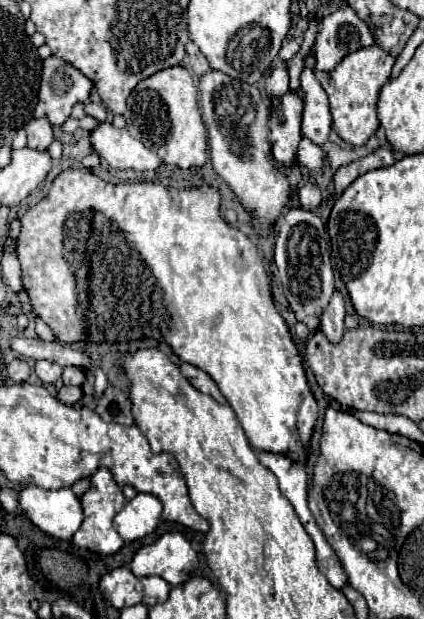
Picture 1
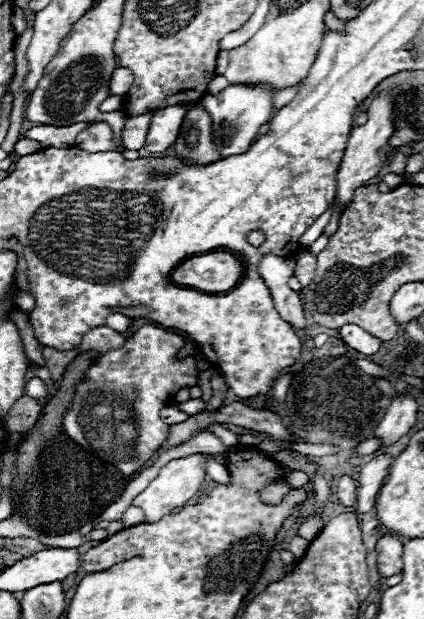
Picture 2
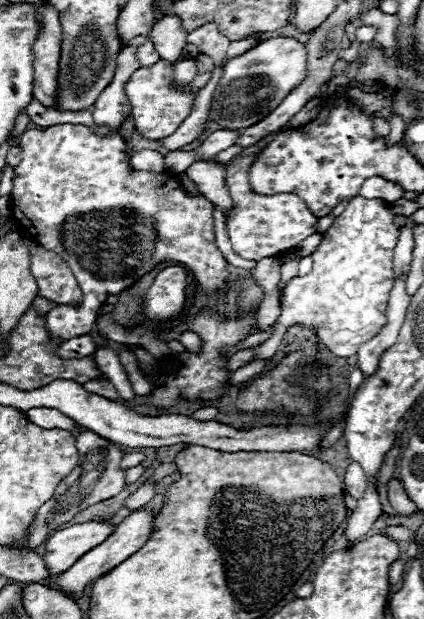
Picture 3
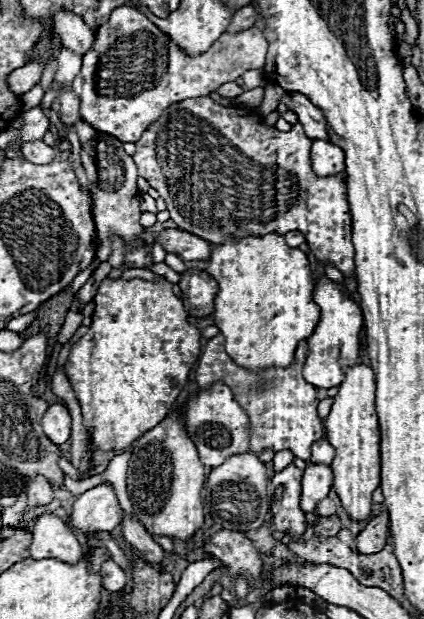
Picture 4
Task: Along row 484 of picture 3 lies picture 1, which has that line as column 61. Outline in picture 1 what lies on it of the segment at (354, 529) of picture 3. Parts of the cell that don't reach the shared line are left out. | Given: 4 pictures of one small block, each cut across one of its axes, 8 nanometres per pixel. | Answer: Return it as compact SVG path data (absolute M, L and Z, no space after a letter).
M38 360L38 362L36 362L36 374L38 374L38 378L40 378L44 384L54 384L54 382L60 378L62 368L60 368L56 362Z

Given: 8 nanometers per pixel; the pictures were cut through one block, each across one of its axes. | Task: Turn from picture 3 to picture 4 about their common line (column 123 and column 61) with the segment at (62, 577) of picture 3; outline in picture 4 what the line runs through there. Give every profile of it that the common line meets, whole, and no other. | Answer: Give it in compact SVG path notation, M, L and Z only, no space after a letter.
M46 512L38 517L32 535L30 554L34 560L56 558L68 564L80 562L82 548L74 532L68 528L66 522L62 522L54 514Z

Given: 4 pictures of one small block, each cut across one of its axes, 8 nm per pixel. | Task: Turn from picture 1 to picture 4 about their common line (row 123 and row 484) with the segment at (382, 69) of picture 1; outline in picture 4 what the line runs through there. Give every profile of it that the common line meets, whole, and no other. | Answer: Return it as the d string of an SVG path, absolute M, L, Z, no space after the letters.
M352 366L346 370L346 380L334 398L326 424L326 438L336 448L332 460L334 490L352 522L362 522L370 516L372 492L380 486L380 428L374 410L376 380L370 366Z

